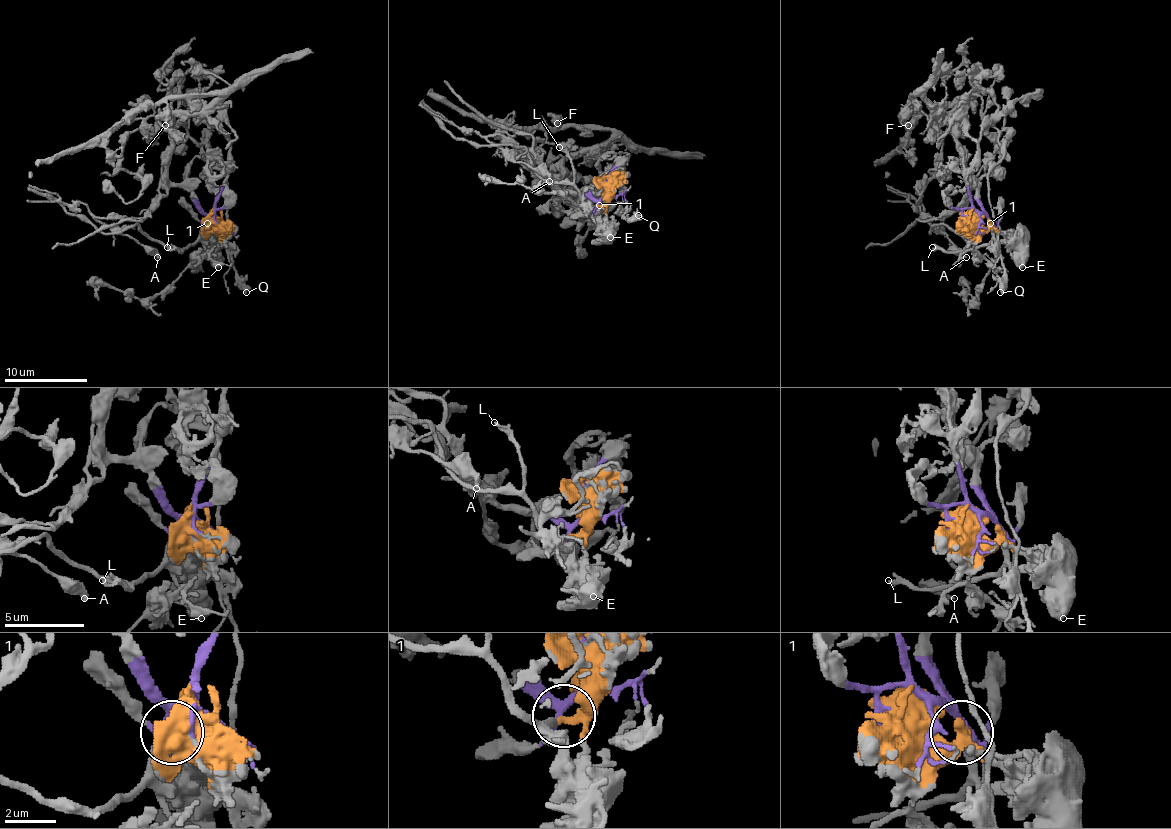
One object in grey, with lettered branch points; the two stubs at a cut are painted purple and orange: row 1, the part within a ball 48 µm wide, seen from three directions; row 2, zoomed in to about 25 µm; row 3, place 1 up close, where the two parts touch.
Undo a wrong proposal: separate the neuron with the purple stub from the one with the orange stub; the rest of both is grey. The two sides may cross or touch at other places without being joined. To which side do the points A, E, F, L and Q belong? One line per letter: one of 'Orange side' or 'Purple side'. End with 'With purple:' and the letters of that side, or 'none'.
A: Purple side
E: Orange side
F: Purple side
L: Orange side
Q: Purple side
With purple: A, F, Q

